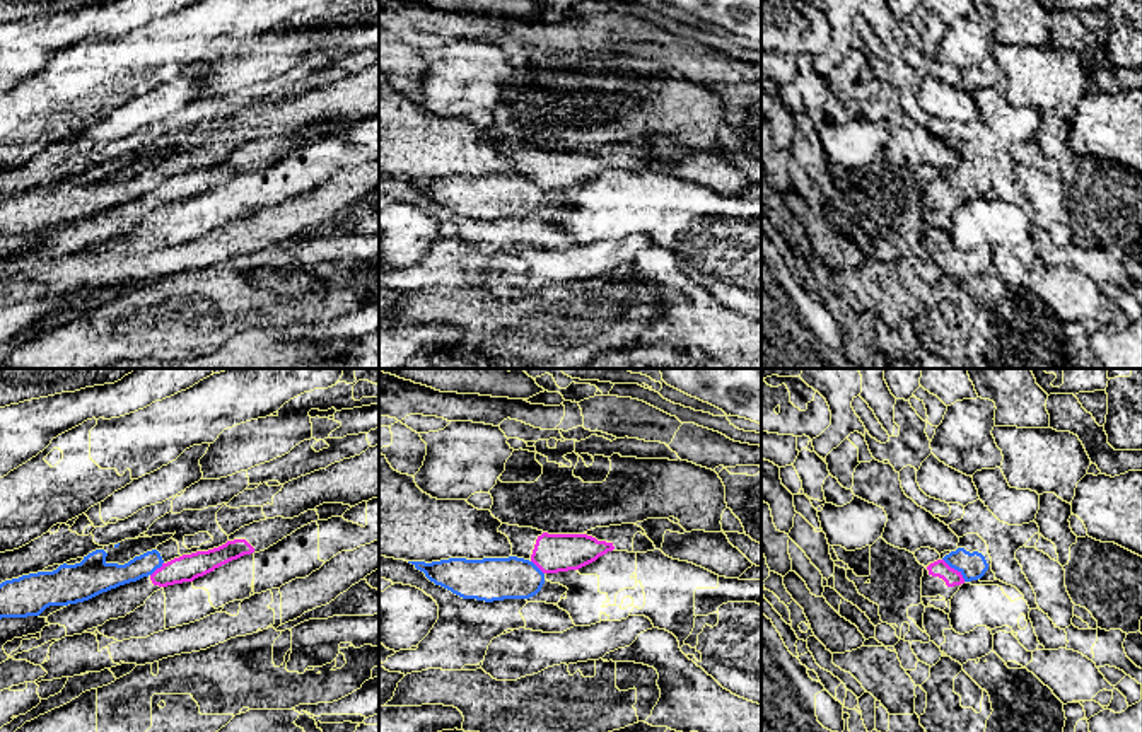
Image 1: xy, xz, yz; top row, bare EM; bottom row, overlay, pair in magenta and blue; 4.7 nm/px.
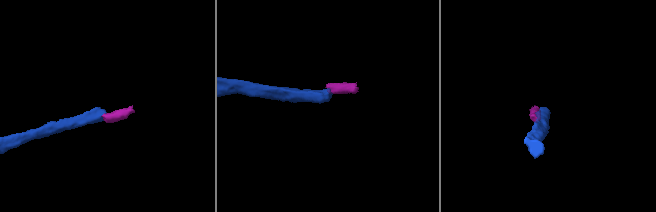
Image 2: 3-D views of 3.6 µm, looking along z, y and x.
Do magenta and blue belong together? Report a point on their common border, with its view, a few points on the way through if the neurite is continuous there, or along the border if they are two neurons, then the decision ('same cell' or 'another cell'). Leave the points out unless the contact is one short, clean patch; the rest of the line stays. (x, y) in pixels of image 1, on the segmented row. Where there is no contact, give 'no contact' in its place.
contact yz (953, 569); border yz (943, 558), (965, 580); another cell

